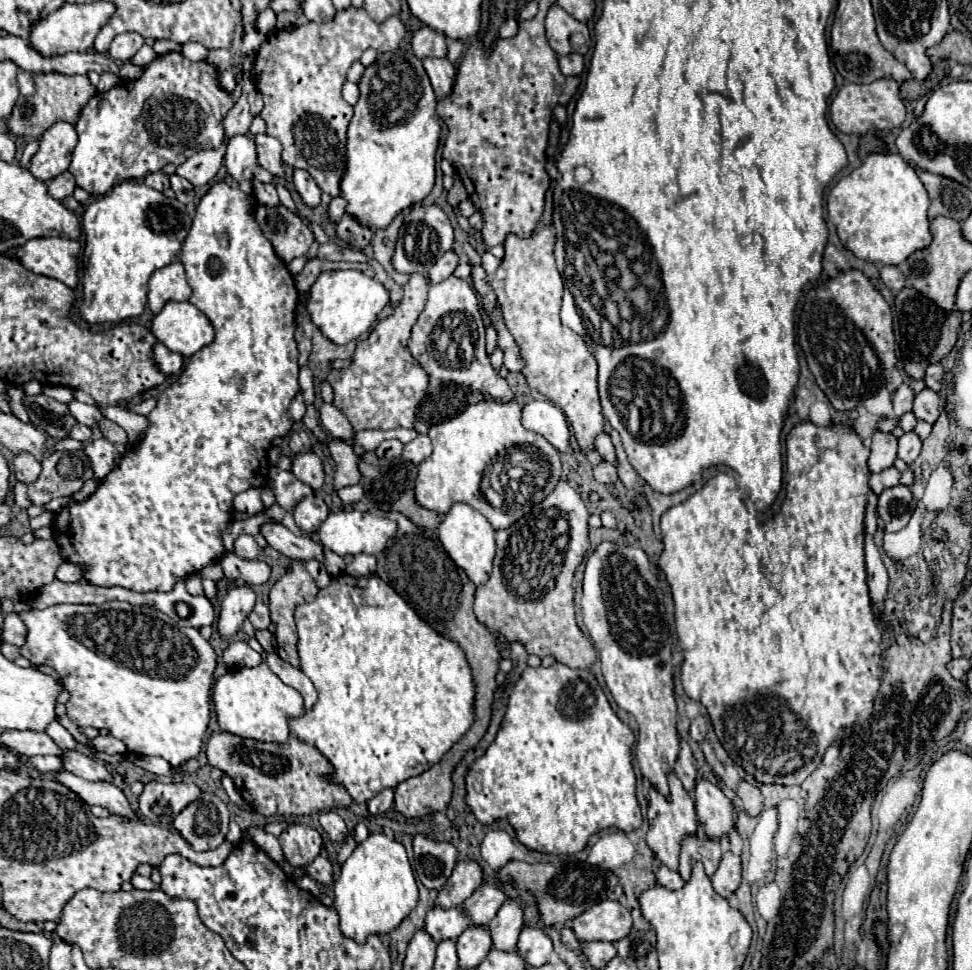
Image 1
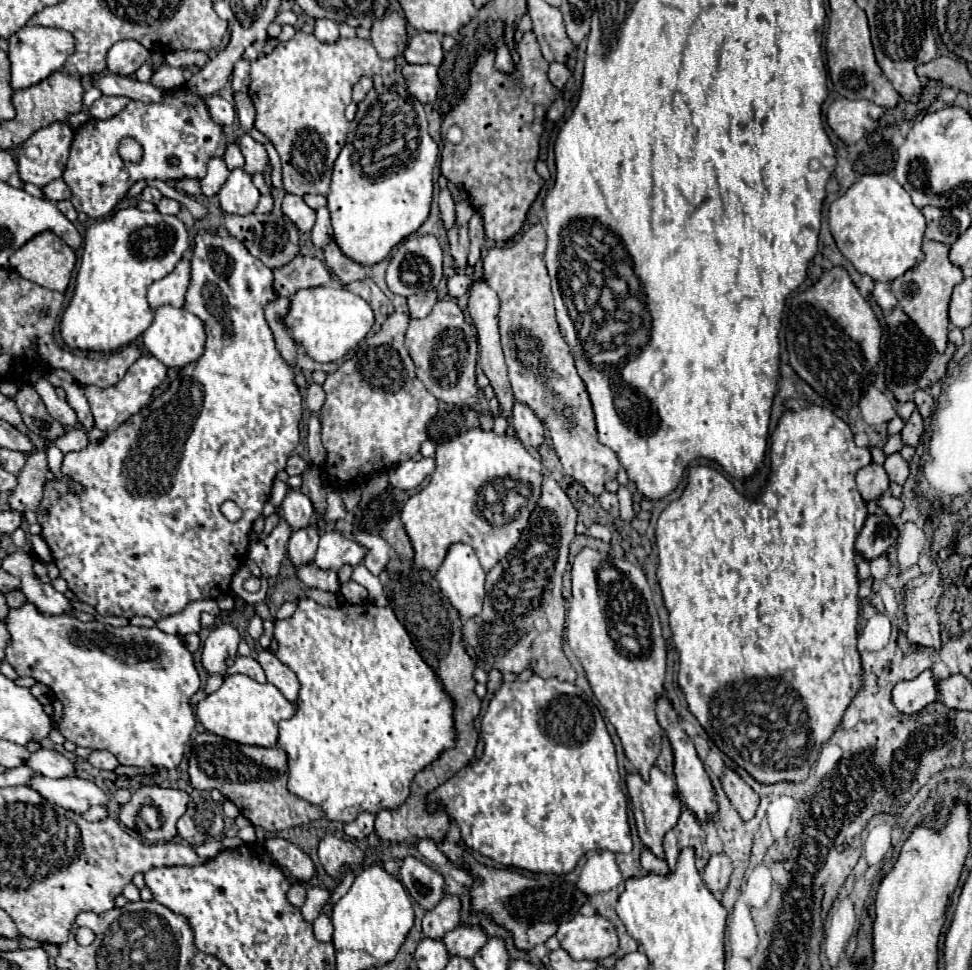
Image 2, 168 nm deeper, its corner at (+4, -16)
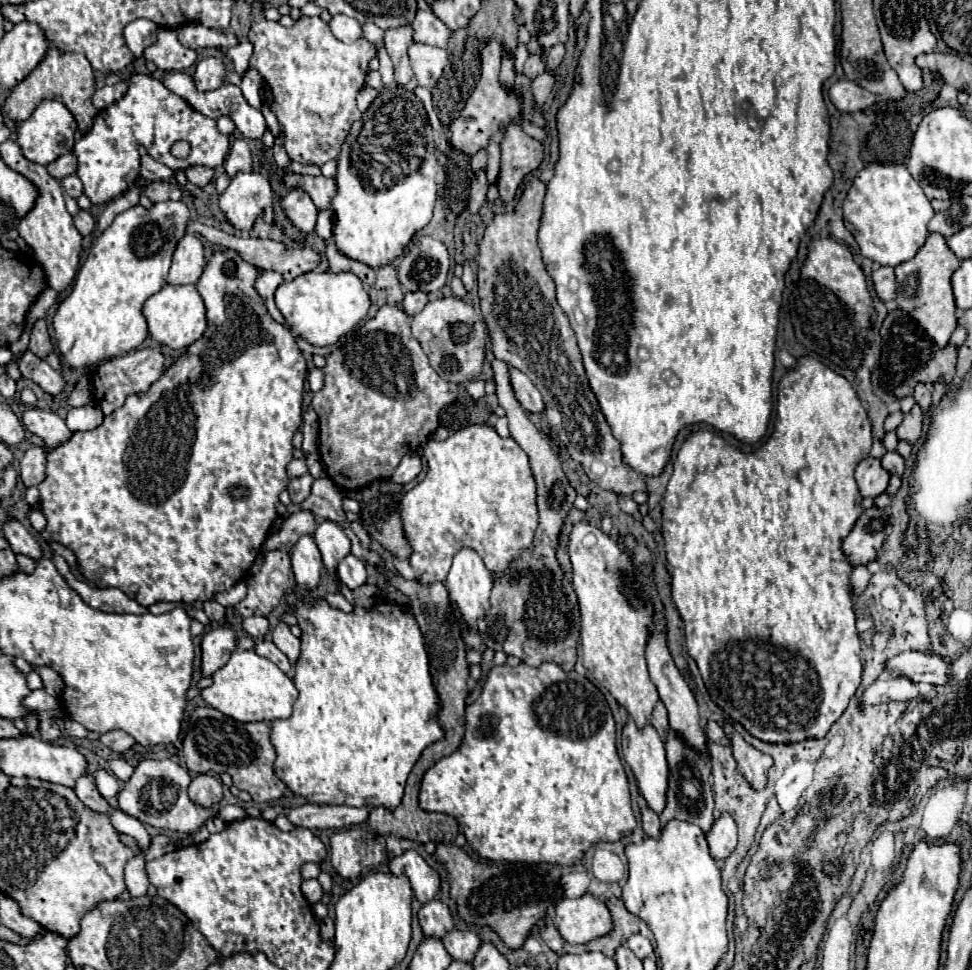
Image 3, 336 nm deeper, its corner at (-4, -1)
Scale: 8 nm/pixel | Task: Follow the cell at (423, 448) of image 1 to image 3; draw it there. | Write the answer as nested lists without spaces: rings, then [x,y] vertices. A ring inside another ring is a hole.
[[[407,453],[407,455],[401,459],[401,463],[397,465],[397,469],[395,469],[395,473],[391,475],[391,479],[393,479],[395,483],[405,485],[405,483],[413,481],[419,473],[421,473],[421,457],[419,457],[417,453]]]

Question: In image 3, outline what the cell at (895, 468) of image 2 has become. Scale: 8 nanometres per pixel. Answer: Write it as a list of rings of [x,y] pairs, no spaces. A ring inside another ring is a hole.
[[[887,451],[881,459],[883,467],[889,471],[889,473],[897,473],[897,475],[903,475],[903,469],[905,469],[905,459],[897,453],[897,451]]]

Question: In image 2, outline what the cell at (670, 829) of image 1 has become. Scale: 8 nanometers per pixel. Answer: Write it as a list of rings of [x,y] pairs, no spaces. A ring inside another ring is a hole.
[[[653,766],[649,770],[649,782],[645,782],[639,772],[629,772],[627,778],[625,778],[625,784],[627,784],[631,804],[633,804],[633,814],[635,814],[635,822],[637,822],[641,842],[655,856],[663,858],[663,836],[665,836],[667,830],[671,830],[675,826],[675,820],[679,820],[679,812],[681,812],[681,802],[679,802],[679,796],[677,796],[675,780],[667,774],[663,774],[657,766]]]

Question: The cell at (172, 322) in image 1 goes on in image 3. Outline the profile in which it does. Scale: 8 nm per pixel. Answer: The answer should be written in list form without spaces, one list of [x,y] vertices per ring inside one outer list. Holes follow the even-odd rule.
[[[165,285],[159,293],[149,297],[143,305],[143,315],[149,323],[151,337],[171,349],[185,349],[207,331],[205,305],[195,285]]]

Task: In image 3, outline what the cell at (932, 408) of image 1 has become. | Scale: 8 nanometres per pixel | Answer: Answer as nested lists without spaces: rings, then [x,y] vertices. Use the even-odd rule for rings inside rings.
[[[913,405],[913,409],[905,415],[903,423],[897,427],[897,437],[905,439],[909,443],[915,443],[921,435],[921,423],[923,423],[923,413],[919,405]]]

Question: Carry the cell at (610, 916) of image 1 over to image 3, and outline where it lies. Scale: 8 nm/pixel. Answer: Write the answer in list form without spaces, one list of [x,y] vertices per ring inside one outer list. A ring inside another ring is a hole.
[[[587,893],[579,899],[563,899],[555,907],[555,923],[567,943],[591,943],[613,929],[611,913],[599,897]]]

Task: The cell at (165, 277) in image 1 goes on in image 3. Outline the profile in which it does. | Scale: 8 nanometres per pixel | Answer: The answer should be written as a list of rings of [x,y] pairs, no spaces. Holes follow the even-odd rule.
[[[187,233],[179,241],[179,245],[173,253],[173,263],[171,263],[171,269],[169,269],[165,283],[169,283],[169,285],[197,283],[203,267],[205,267],[203,243],[195,235]]]

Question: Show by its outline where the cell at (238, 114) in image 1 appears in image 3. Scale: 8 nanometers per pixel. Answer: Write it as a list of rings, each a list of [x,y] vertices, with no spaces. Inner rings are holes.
[[[237,139],[225,159],[227,175],[237,175],[239,171],[251,171],[251,149],[243,139]]]

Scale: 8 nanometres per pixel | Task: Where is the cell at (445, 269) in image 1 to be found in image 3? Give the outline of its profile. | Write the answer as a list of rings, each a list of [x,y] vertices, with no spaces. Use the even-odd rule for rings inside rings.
[[[423,291],[405,293],[405,299],[403,299],[403,311],[405,311],[409,317],[413,317],[413,315],[417,315],[427,303],[429,303],[429,299],[427,299],[427,293],[423,293]]]

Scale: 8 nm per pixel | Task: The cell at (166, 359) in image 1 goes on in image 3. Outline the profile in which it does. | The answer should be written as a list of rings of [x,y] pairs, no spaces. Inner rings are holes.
[[[141,347],[133,349],[121,357],[113,357],[103,361],[95,375],[93,375],[93,387],[95,387],[95,403],[101,407],[105,415],[111,415],[115,409],[119,409],[129,395],[145,393],[165,371],[165,357],[159,349],[153,347]]]

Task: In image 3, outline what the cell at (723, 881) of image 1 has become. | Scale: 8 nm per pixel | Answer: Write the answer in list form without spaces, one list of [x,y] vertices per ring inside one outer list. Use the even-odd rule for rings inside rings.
[[[723,813],[715,821],[711,831],[707,833],[707,843],[709,843],[713,859],[717,859],[717,861],[725,861],[735,851],[735,847],[737,847],[737,825],[735,825],[731,815]]]

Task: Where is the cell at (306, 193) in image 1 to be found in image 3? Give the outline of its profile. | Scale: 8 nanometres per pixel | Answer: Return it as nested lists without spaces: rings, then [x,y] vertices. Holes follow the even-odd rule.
[[[291,189],[283,201],[283,211],[289,217],[289,221],[305,233],[311,233],[315,229],[317,223],[317,213],[319,209],[315,207],[315,203],[311,201],[311,197],[307,197],[307,193],[303,189]]]

